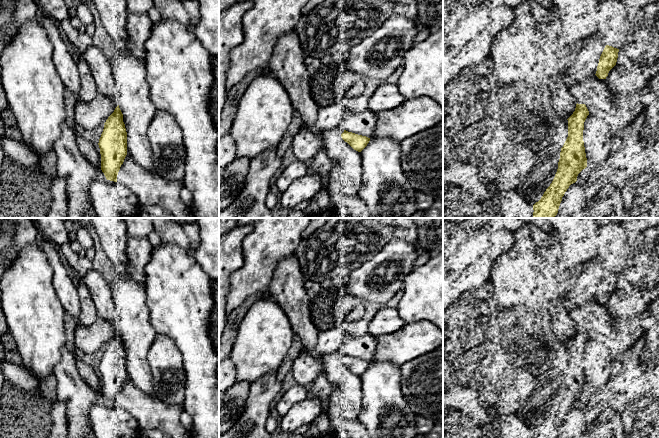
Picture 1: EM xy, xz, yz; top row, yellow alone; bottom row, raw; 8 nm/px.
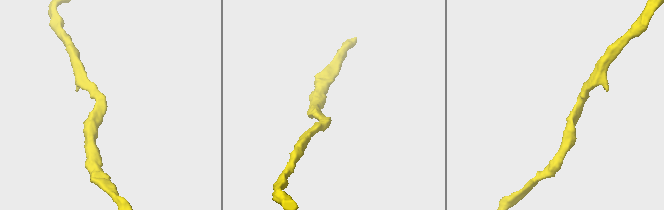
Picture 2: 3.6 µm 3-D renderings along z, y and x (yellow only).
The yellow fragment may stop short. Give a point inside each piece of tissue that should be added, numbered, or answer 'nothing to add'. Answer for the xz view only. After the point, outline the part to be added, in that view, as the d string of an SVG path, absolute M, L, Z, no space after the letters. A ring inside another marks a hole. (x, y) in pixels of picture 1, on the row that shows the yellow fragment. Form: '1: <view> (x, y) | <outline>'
nothing to add

